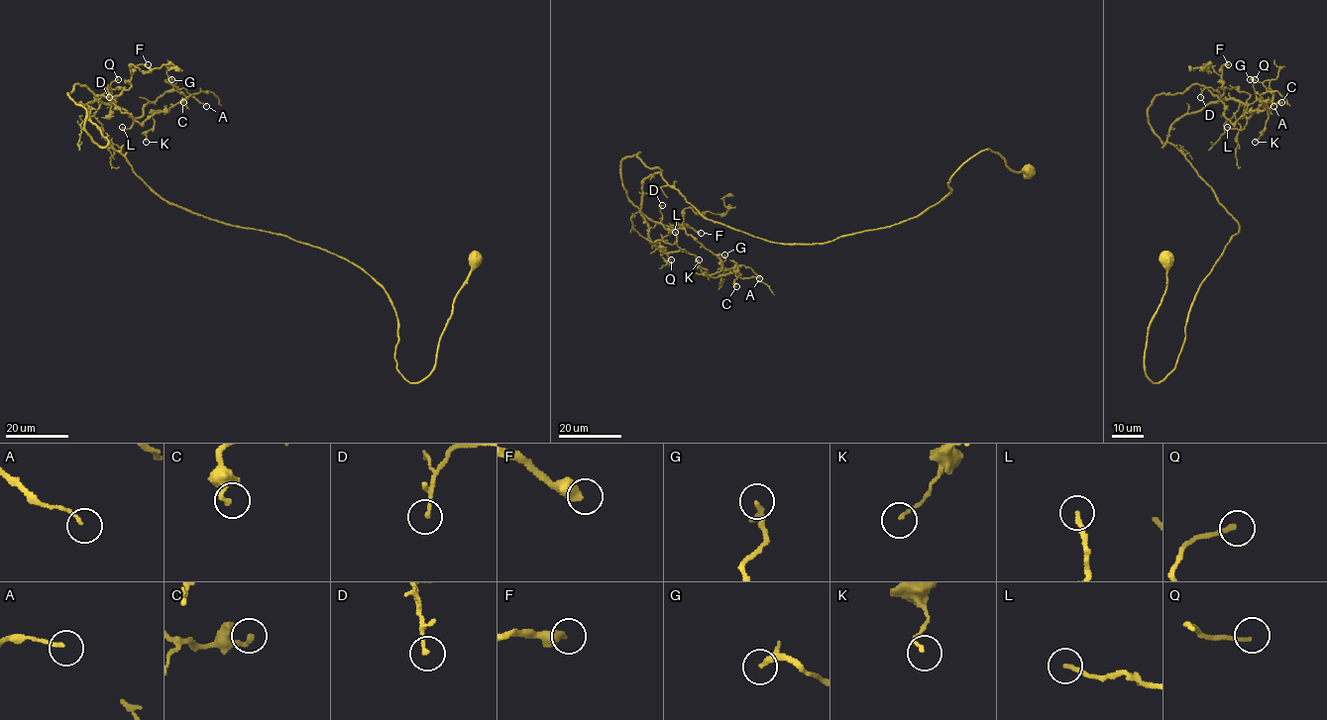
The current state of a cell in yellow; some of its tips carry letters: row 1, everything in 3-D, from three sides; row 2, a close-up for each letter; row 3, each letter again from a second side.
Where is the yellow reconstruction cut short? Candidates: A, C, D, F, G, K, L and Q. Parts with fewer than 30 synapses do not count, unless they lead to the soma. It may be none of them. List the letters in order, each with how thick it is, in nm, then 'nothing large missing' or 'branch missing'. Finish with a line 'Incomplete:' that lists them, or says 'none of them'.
A: calibre 130 nm; nothing large missing
C: calibre 200 nm; nothing large missing
D: calibre 140 nm; nothing large missing
F: calibre 460 nm; branch missing
G: calibre 150 nm; nothing large missing
K: calibre 130 nm; nothing large missing
L: calibre 180 nm; nothing large missing
Q: calibre 160 nm; nothing large missing
Incomplete: F

